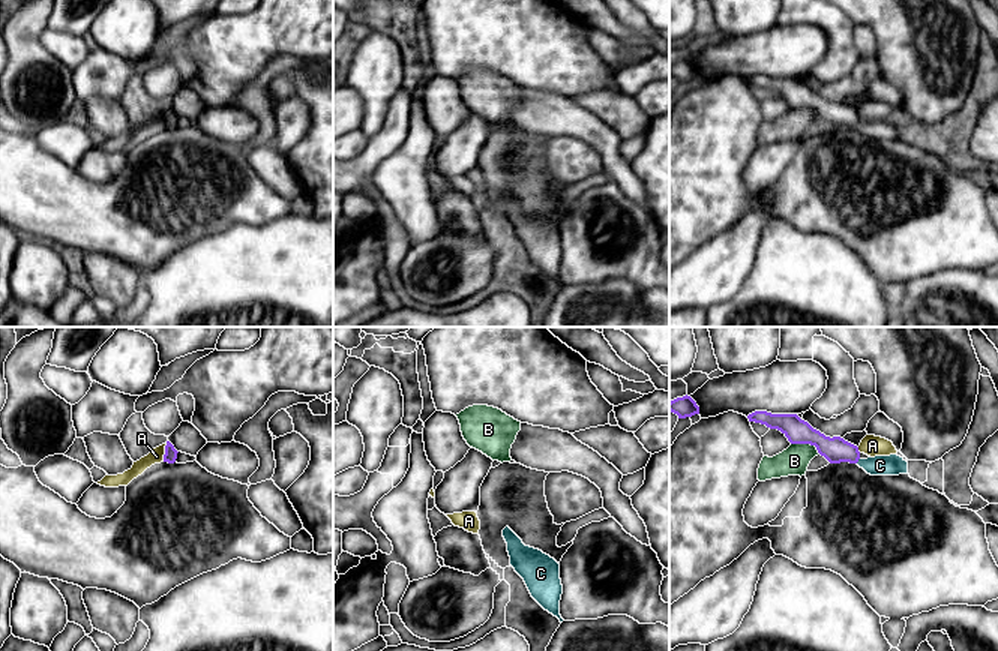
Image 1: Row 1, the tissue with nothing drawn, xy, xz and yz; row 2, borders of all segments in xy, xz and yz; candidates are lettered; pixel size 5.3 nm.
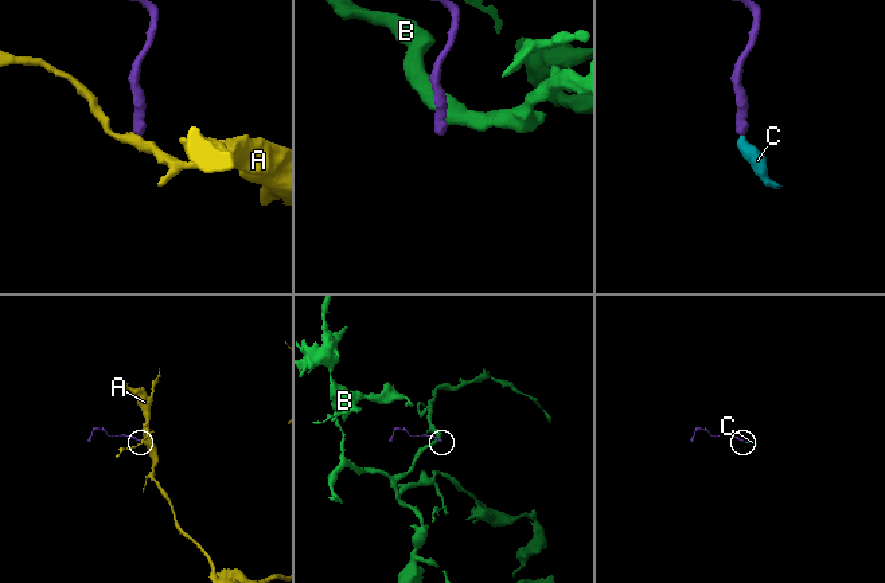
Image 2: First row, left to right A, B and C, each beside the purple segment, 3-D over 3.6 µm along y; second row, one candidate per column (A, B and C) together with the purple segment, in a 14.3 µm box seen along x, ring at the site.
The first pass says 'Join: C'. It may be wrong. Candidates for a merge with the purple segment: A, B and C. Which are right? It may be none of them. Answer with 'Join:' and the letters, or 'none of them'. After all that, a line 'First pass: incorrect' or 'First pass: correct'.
Join: C
First pass: correct

